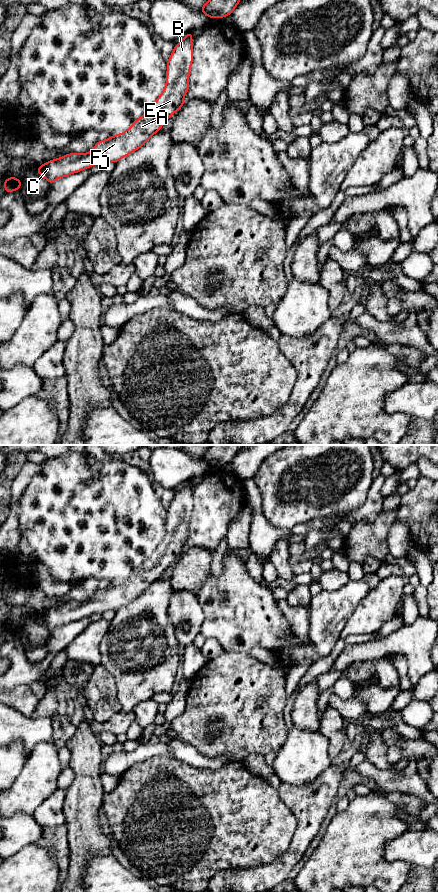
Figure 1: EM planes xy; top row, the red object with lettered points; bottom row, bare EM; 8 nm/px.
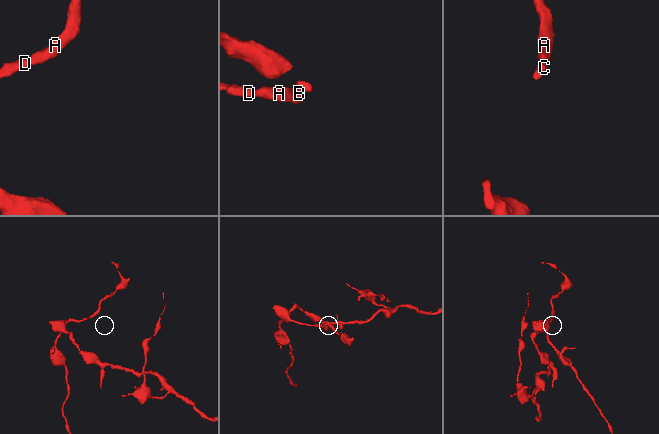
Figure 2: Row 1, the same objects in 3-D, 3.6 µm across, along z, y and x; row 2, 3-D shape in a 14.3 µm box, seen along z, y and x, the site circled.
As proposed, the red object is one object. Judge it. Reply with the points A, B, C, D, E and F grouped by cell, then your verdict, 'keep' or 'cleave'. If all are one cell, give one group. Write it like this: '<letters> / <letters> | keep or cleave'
A B C D E F | keep

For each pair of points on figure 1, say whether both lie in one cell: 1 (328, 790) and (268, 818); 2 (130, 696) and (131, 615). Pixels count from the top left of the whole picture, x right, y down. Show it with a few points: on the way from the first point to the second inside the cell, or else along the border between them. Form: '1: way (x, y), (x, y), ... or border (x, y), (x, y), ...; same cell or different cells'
1: border (276, 788), (280, 800), (296, 820), (294, 831); different cells
2: way (131, 676), (131, 635); same cell

